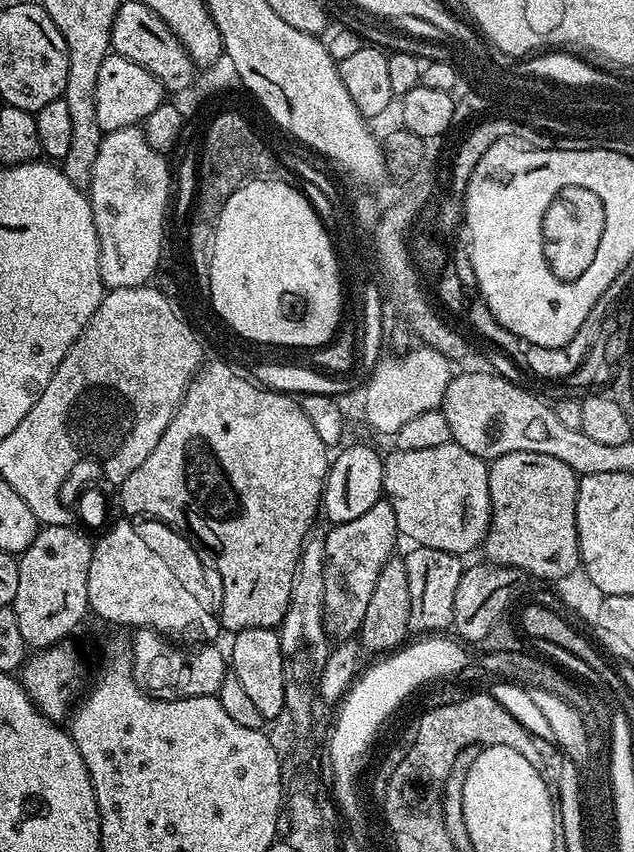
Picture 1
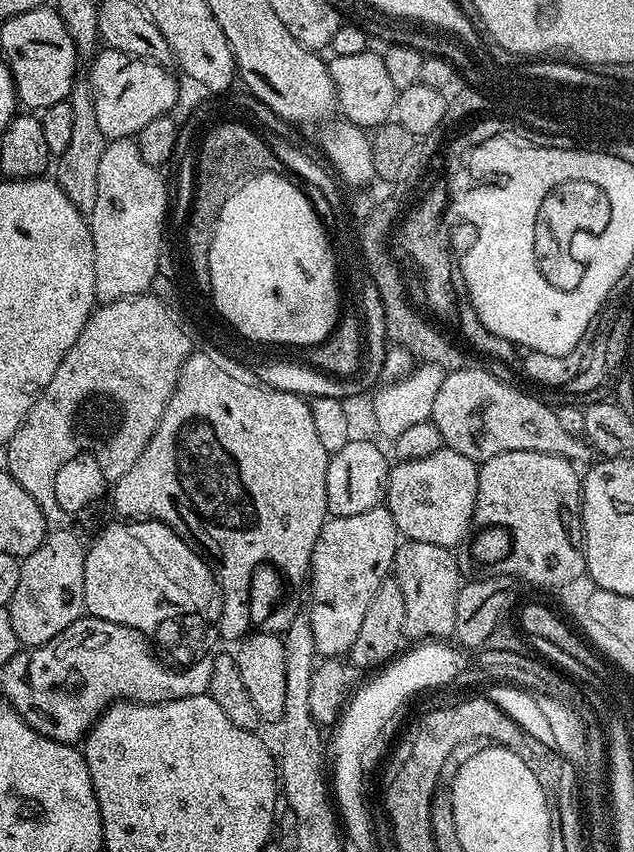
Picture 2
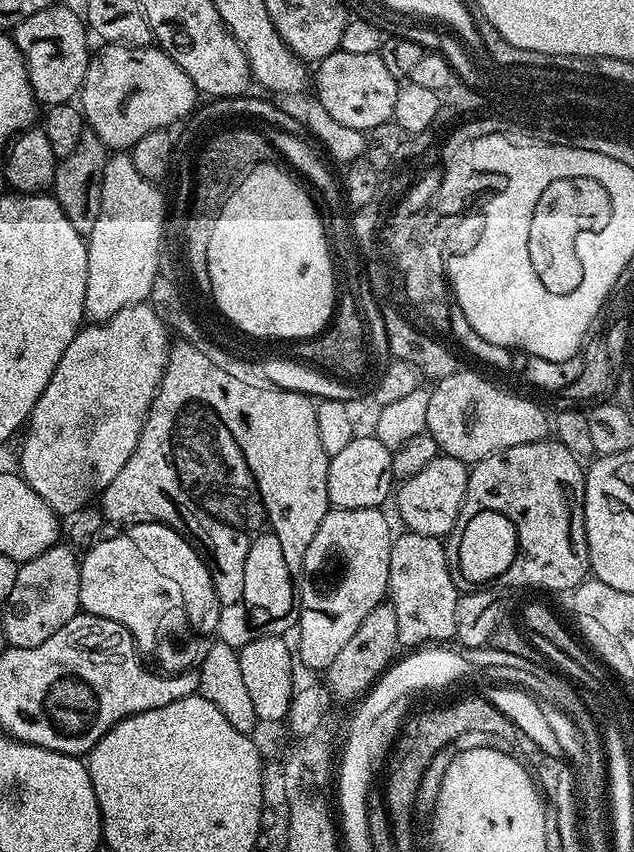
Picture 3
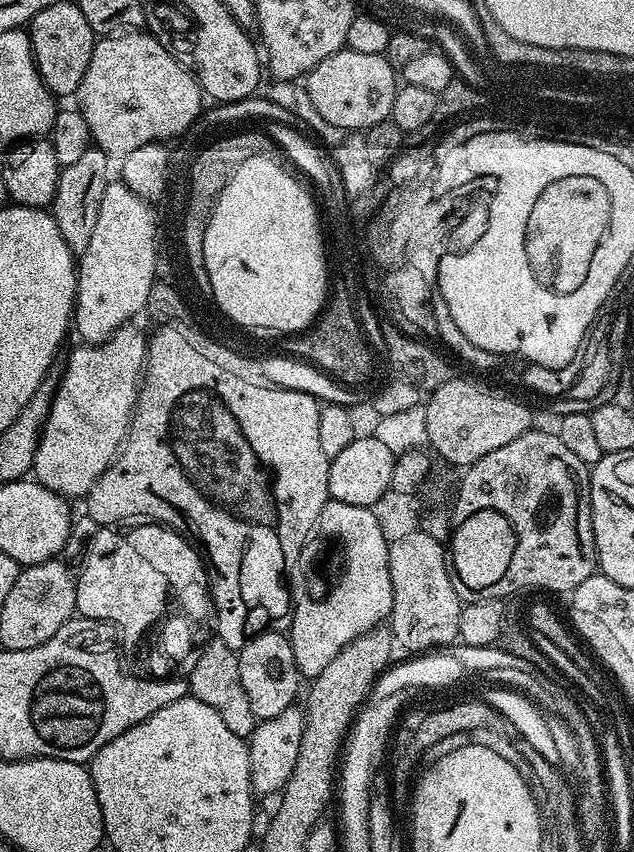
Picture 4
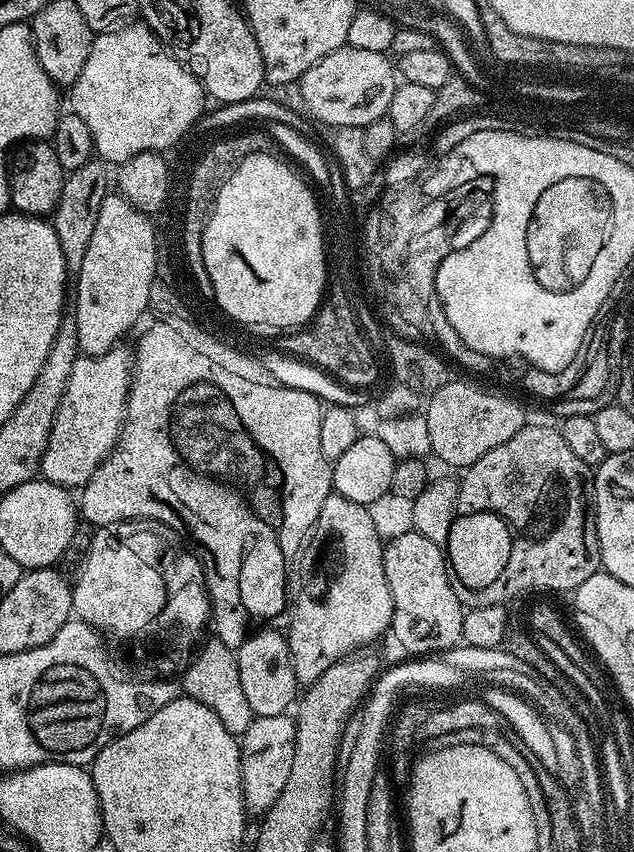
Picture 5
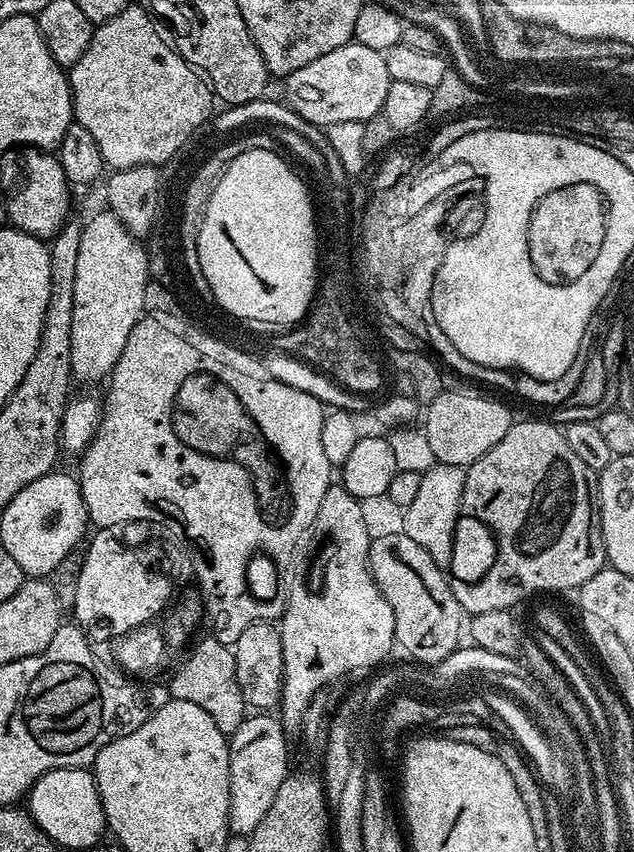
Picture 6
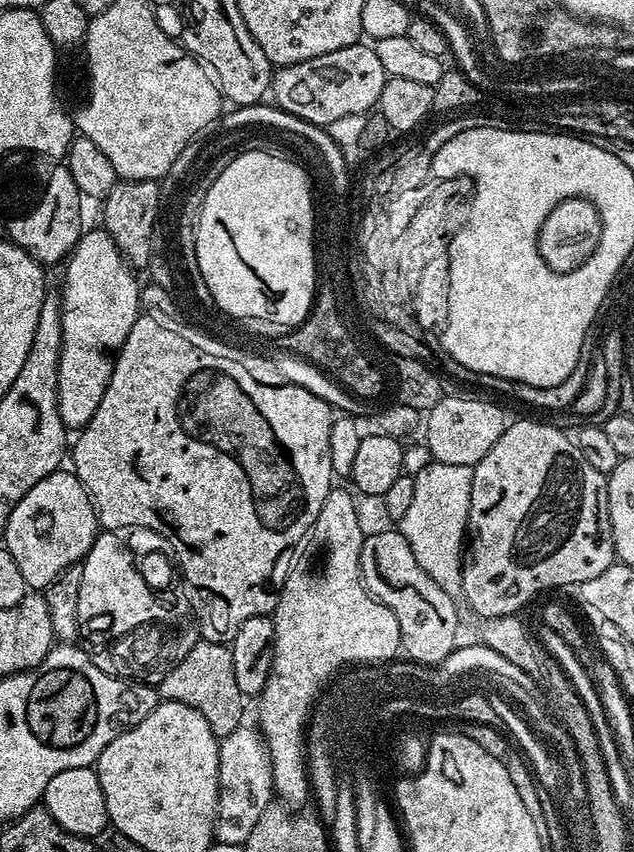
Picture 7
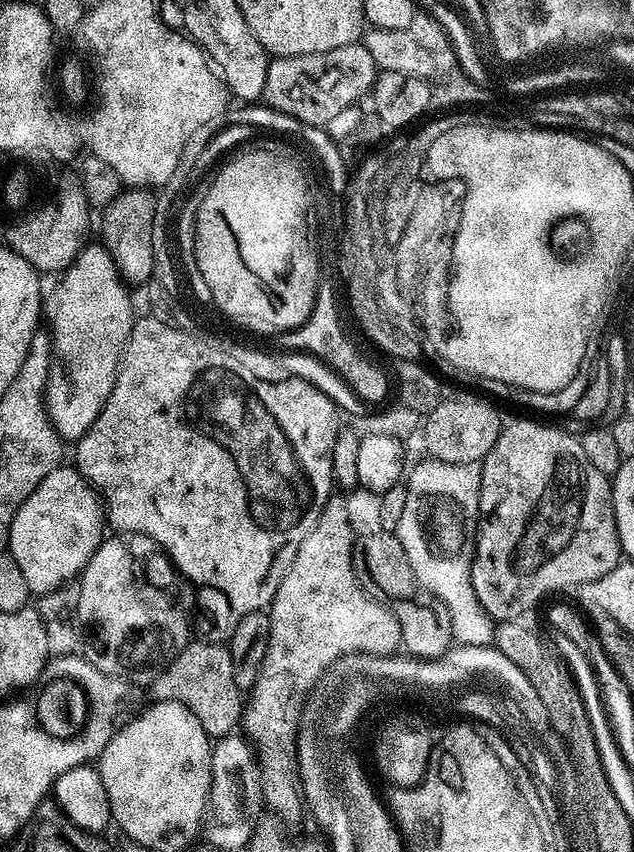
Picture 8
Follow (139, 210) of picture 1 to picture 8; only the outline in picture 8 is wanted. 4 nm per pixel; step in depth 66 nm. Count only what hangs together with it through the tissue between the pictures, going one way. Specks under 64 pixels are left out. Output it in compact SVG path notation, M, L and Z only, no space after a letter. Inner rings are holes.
M89 243L77 254L74 263L57 279L61 280L56 289L42 300L42 316L44 320L48 319L48 328L52 331L50 344L55 359L64 363L68 380L72 383L68 397L56 408L56 416L54 412L55 423L64 424L62 436L68 442L81 440L106 406L134 323L133 297L127 294L128 290L103 243L95 243Z

